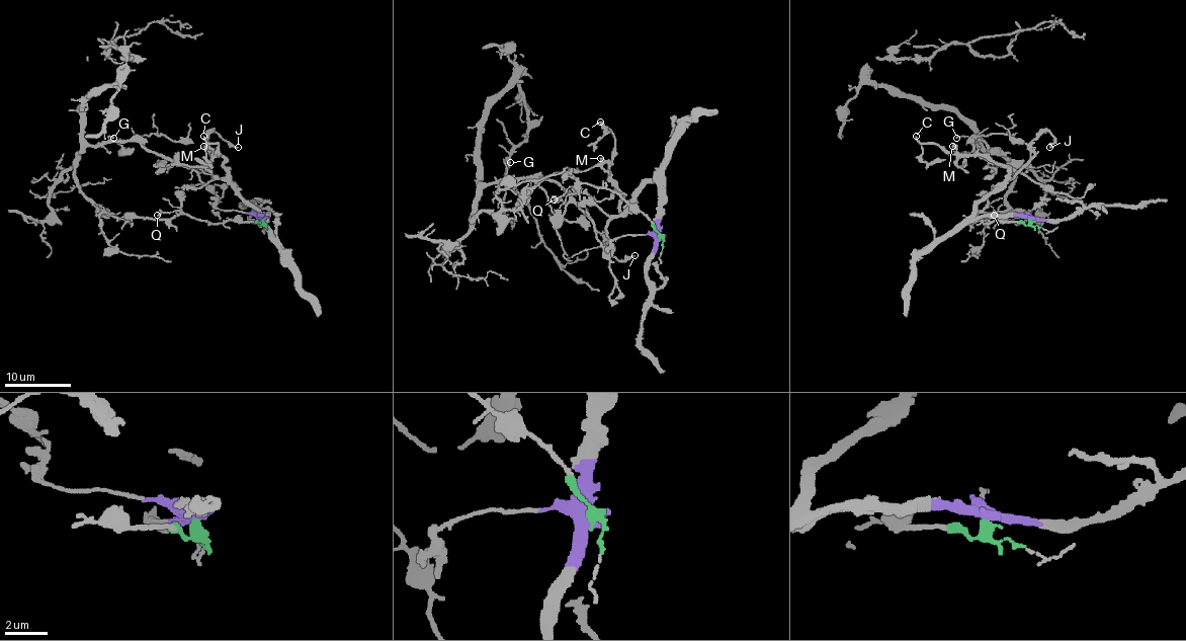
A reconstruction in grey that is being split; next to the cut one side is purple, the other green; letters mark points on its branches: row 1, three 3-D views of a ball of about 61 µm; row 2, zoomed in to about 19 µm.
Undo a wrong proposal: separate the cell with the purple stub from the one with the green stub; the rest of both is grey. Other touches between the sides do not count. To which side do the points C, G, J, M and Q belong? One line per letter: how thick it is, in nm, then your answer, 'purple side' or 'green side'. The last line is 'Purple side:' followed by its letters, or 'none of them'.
C: 150 nm | purple side
G: 130 nm | green side
J: 170 nm | purple side
M: 200 nm | purple side
Q: 110 nm | green side
Purple side: C, J, M

